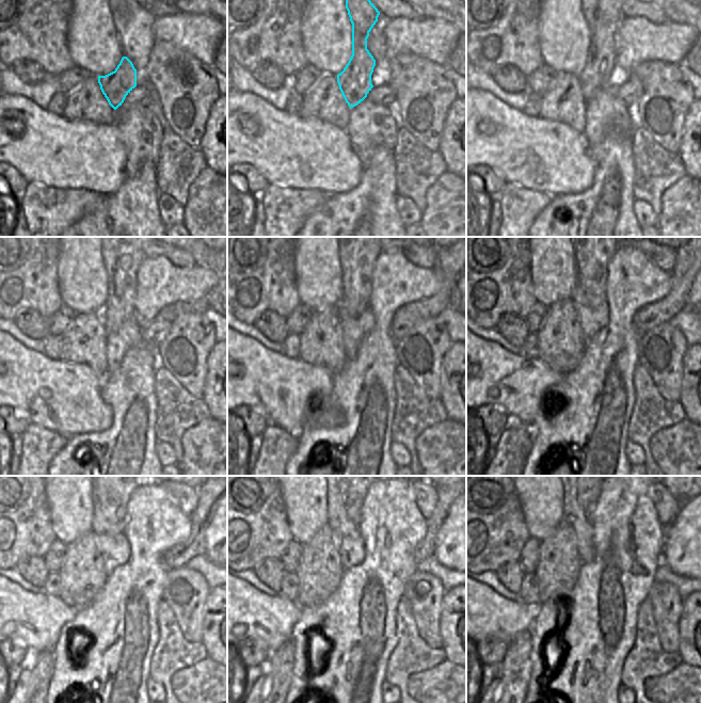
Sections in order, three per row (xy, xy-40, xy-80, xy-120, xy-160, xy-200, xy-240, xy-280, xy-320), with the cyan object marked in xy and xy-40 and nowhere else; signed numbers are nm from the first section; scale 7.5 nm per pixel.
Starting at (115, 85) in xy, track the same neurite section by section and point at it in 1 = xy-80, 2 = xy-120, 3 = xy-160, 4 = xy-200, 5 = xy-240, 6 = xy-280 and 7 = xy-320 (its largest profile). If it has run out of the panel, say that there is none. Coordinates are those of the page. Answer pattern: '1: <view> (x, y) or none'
1: xy-80 (603, 19)
2: xy-120 (122, 258)
3: xy-160 (356, 258)
4: xy-200 (592, 258)
5: xy-240 (113, 497)
6: xy-280 (352, 497)
7: xy-320 (587, 497)

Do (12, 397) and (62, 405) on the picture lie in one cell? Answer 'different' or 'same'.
same

